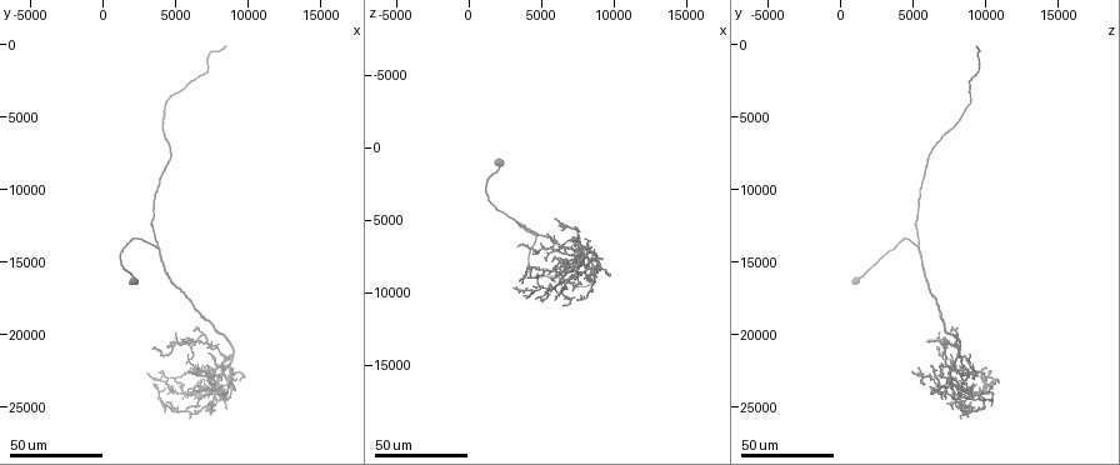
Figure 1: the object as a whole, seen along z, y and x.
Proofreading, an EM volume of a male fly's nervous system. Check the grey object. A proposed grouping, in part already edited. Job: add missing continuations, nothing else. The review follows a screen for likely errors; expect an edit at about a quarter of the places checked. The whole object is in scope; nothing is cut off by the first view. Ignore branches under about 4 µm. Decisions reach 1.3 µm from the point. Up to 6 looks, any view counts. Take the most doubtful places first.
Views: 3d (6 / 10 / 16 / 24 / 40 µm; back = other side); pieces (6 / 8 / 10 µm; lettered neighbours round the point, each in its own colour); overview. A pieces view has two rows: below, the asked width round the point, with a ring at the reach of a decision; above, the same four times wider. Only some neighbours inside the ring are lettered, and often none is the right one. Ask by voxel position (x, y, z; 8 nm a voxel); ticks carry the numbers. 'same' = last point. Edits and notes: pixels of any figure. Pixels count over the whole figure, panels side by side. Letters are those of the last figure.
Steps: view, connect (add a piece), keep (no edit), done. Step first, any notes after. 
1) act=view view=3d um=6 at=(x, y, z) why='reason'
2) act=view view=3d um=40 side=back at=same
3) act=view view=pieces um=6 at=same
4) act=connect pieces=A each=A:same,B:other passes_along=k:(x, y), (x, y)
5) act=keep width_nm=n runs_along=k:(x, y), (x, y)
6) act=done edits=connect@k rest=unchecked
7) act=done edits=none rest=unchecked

act=view view=3d um=40 at=(8400, 0, 9200) why='long arm stops here'

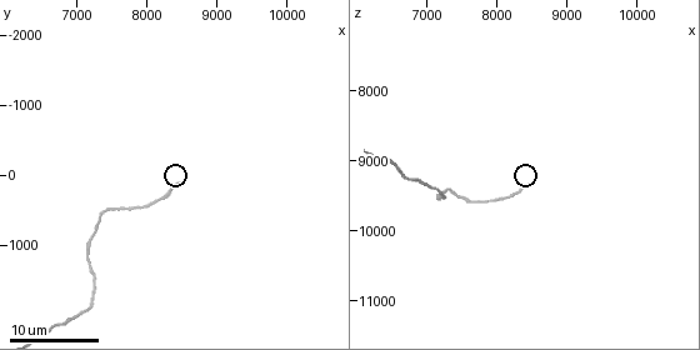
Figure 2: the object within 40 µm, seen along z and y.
act=view view=pieces um=8 at=(8450, 150, 9300) why='see the neighbours'

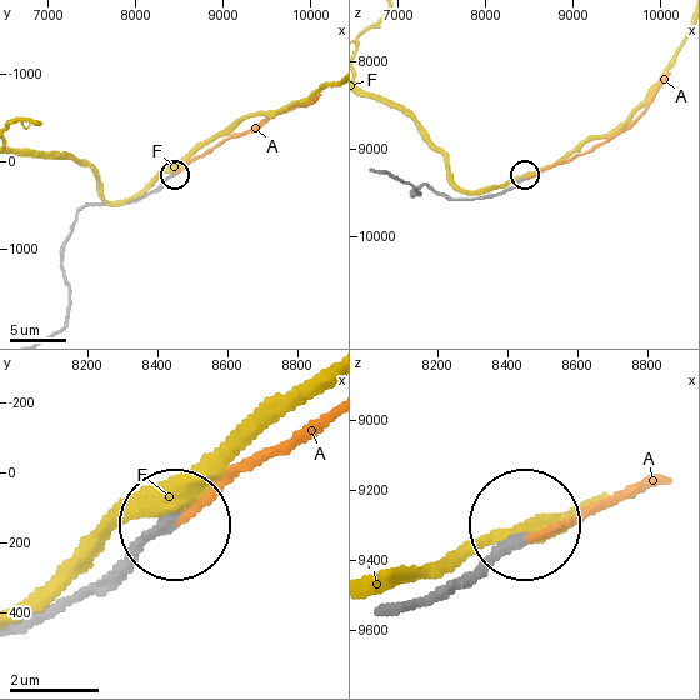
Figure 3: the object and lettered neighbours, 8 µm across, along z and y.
act=connect pieces=A each=A:same,F:other passes_along=3:(145, 198), (229, 139), (320, 95) found='the cell continues'

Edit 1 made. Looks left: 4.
act=view view=overview why='redraw'

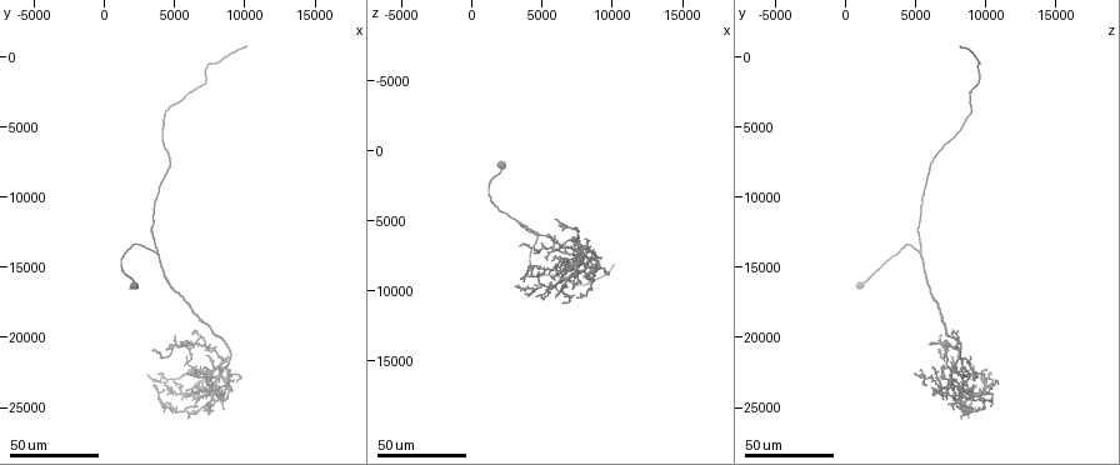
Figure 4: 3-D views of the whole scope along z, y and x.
act=view view=3d um=40 at=(8600, 25000, 9800) why='branch stops here'

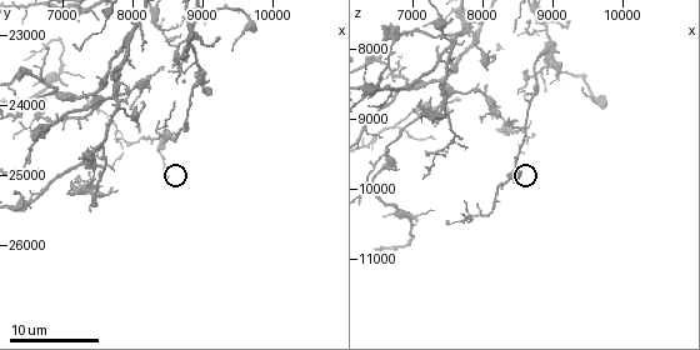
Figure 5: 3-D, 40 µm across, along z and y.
act=view view=pieces um=6 at=(8550, 25150, 9850)

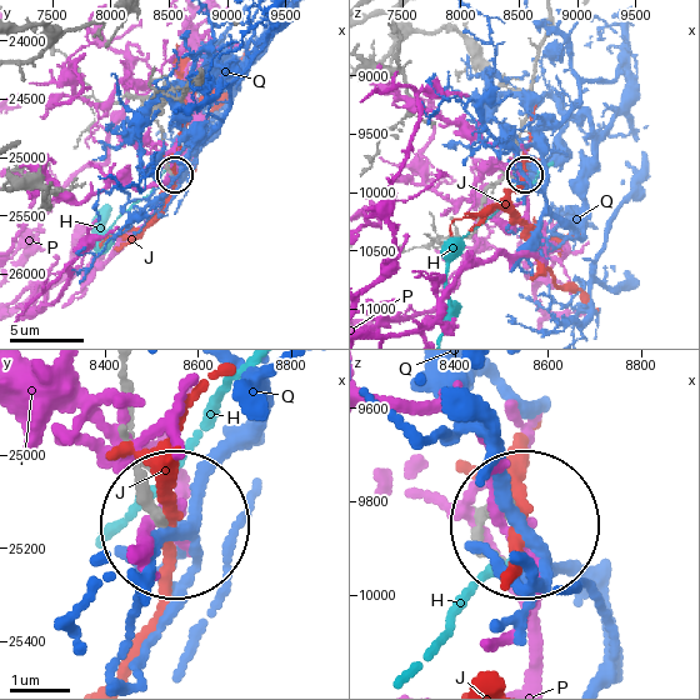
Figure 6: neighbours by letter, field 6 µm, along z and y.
act=keep each=H:other,J:other,P:other,Q:other runs_along=6:(119, 378), (159, 523) found='no lettered piece goes on from it'

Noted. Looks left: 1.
act=done edits=connect@3 rest=unchecked

